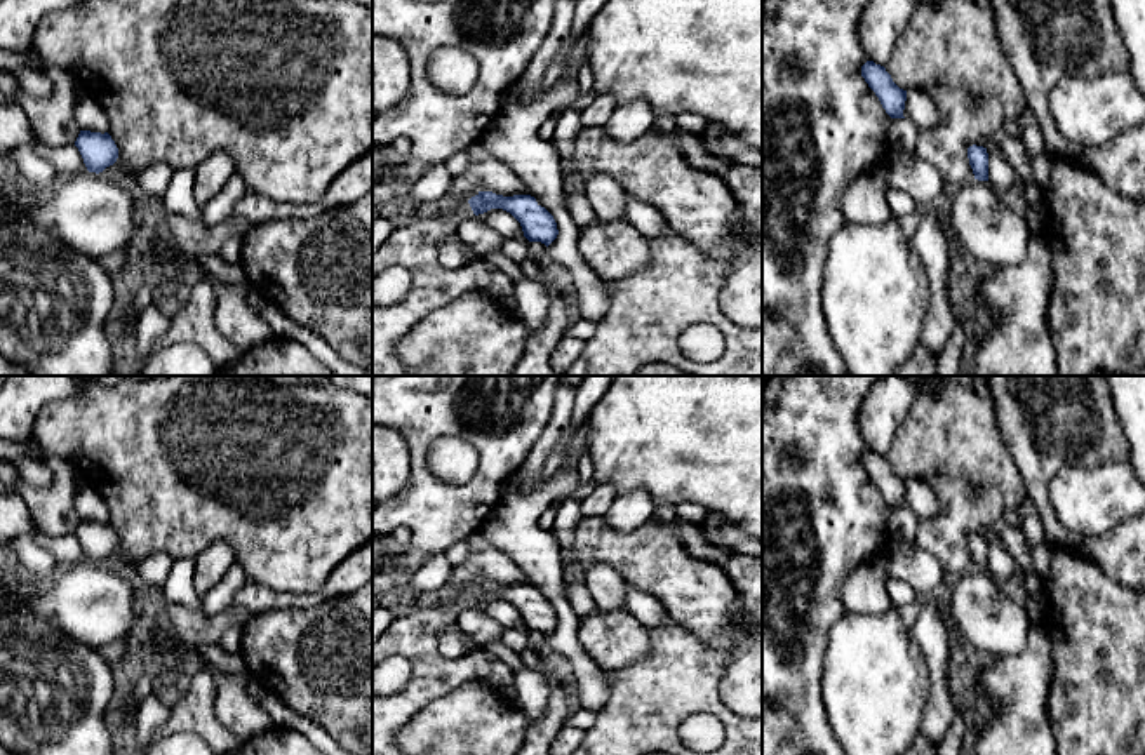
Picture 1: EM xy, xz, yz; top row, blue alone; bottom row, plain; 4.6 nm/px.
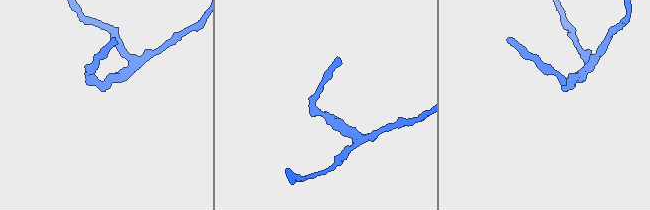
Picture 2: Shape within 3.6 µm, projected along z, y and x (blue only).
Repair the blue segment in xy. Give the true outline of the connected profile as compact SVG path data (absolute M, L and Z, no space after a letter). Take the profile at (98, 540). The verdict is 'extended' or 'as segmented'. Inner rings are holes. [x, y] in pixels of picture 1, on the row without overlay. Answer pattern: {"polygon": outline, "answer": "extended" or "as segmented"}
{"polygon": "M80 520L75 536L78 538L87 560L70 569L61 569L49 583L47 588L30 600L10 600L0 586L0 611L14 611L17 607L47 618L57 625L57 628L71 638L99 649L104 644L124 640L132 628L136 611L136 590L134 578L124 578L104 567L101 562L113 555L118 548L118 538L108 522Z", "answer": "extended"}

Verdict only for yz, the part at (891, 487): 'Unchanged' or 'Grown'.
Unchanged

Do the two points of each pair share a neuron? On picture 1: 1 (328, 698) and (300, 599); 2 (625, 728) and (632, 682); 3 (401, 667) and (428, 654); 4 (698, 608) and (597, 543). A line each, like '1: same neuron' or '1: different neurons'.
1: different neurons
2: same neuron
3: different neurons
4: same neuron

